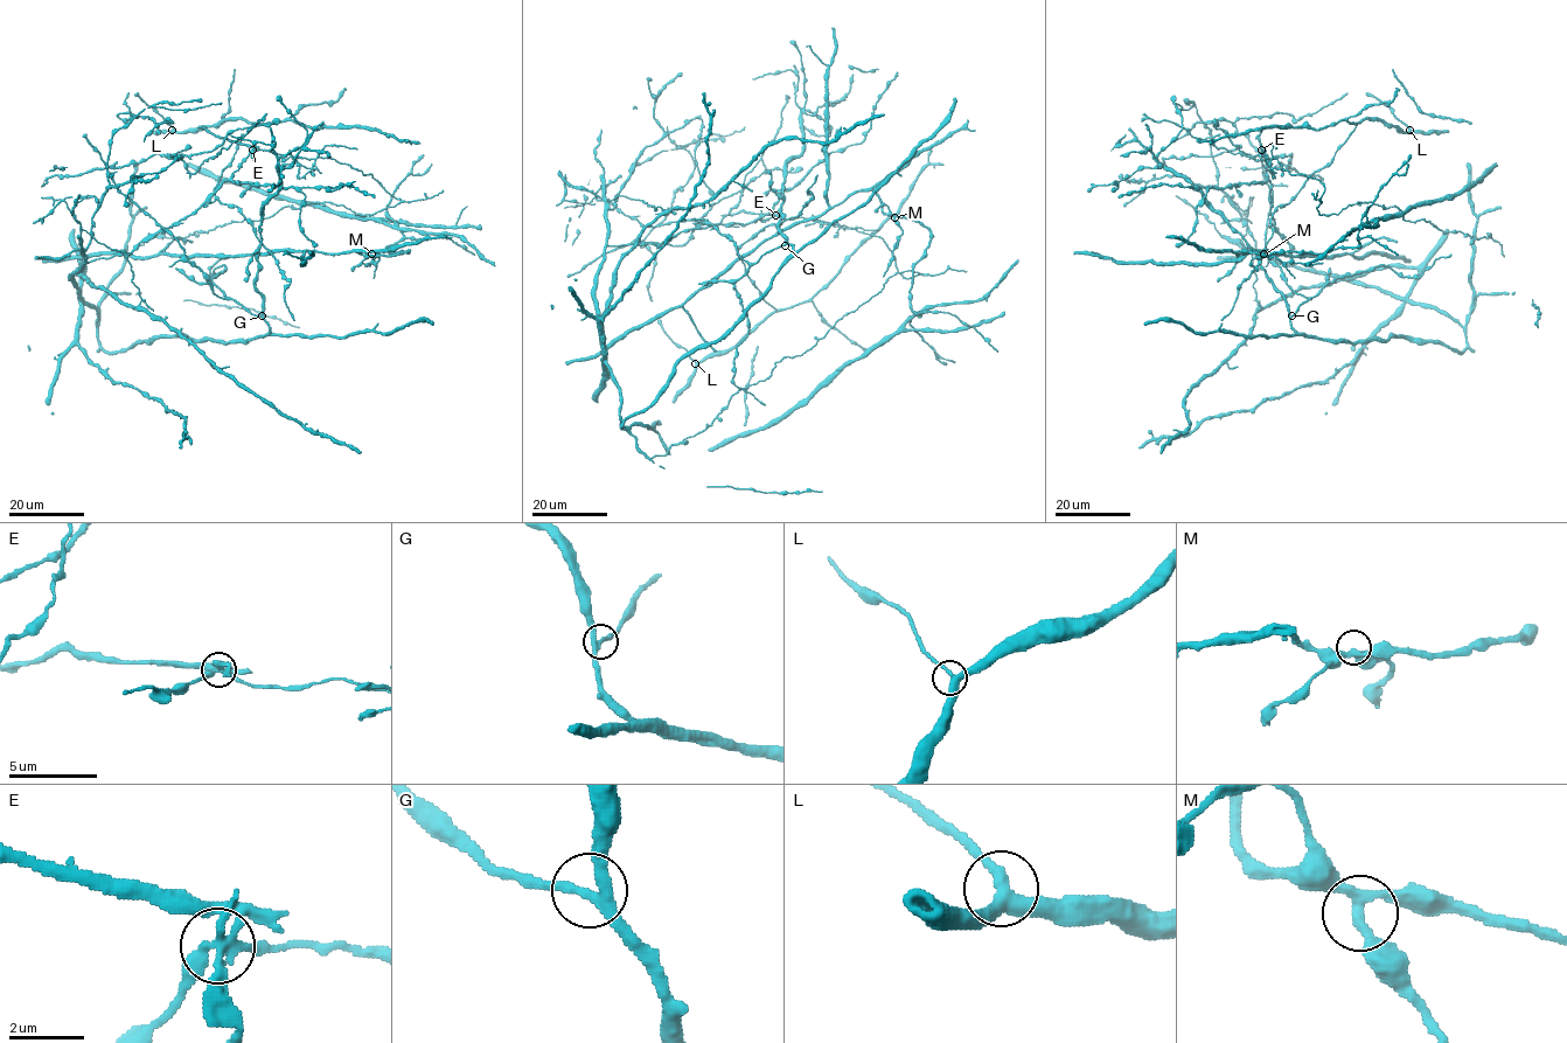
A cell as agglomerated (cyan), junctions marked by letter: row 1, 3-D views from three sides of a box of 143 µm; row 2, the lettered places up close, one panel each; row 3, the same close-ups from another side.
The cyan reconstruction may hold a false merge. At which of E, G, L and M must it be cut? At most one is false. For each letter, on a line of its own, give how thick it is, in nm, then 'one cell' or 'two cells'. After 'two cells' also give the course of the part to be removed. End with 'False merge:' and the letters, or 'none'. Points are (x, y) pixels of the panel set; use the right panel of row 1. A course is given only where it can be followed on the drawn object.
E: 280 nm | two cells | (1261, 150), (1292, 174), (1323, 185), (1321, 215), (1358, 201), (1395, 207), (1405, 221), (1490, 236), (1504, 256)
G: 280 nm | one cell
L: 360 nm | one cell
M: 280 nm | one cell
False merge: E

